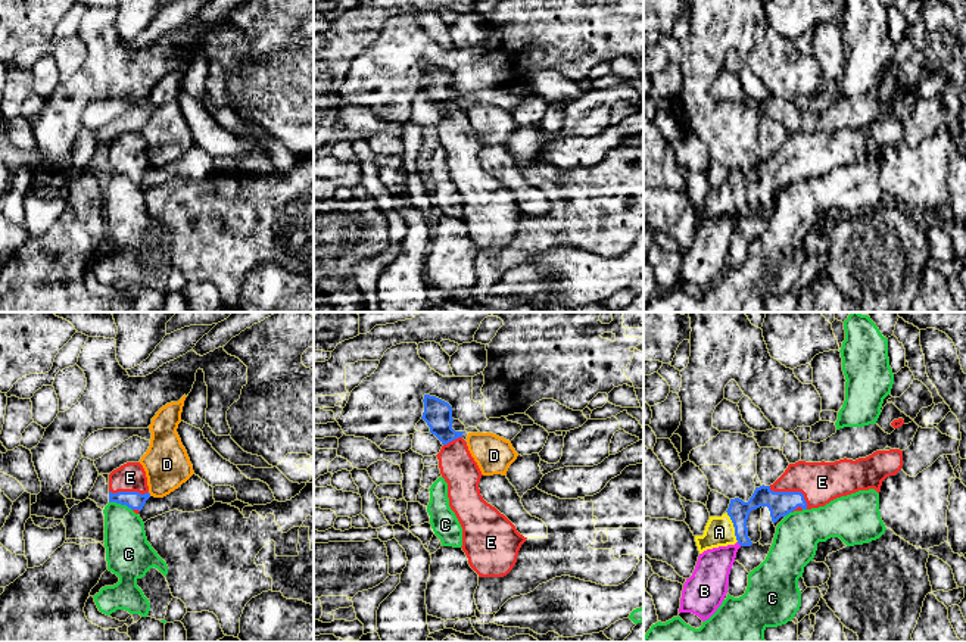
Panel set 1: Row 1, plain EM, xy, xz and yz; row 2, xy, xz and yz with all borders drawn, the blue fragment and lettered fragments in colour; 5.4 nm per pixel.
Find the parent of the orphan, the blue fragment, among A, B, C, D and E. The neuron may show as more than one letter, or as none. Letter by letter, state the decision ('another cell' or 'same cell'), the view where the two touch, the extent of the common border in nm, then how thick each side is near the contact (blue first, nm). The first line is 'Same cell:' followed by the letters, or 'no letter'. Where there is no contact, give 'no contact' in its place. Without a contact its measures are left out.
Same cell: A, E
A: same cell | yz | 180 nm | 120/160 nm
B: another cell | yz | 40 nm | 120/200 nm
C: another cell | xy | 140 nm | 100/240 nm
D: another cell | xy | 30 nm | 100/260 nm
E: same cell | yz | 240 nm | 140/220 nm

